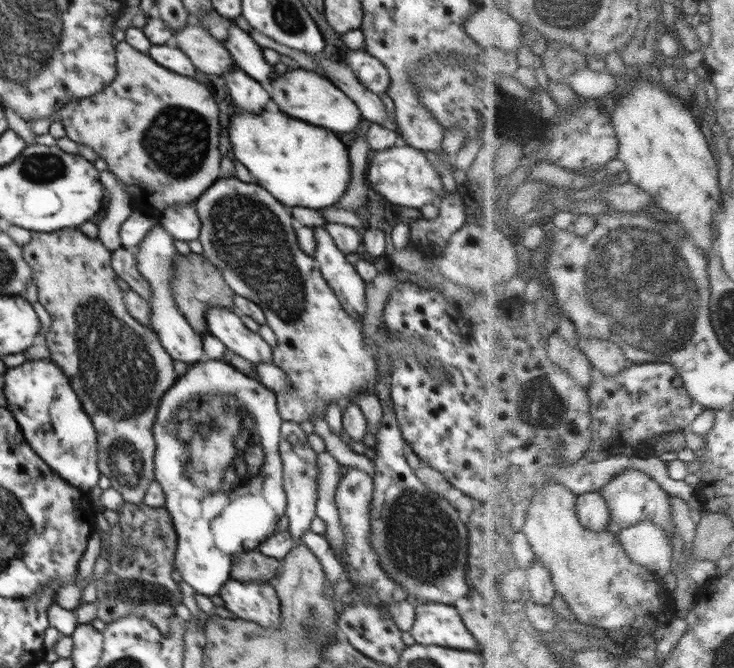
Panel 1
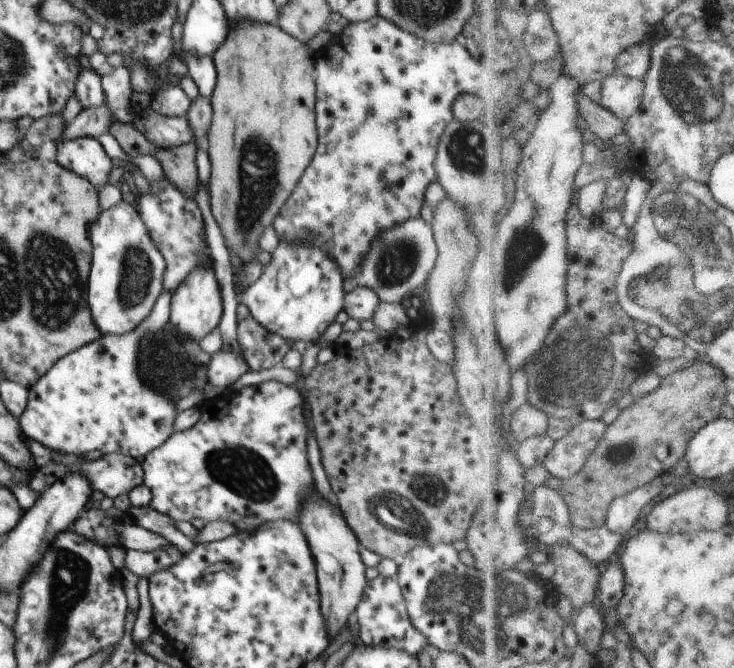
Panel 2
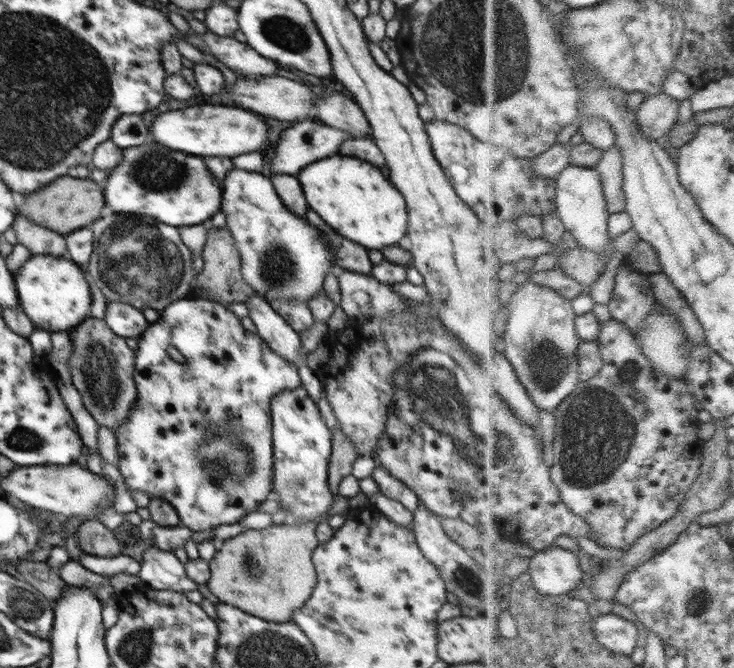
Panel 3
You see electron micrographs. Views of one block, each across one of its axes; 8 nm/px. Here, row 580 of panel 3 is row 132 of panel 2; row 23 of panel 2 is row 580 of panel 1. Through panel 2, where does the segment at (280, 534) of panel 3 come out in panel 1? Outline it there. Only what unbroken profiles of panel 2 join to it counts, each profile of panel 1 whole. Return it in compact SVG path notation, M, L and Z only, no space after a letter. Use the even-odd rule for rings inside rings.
M252 549L234 555L230 574L232 579L238 581L268 581L280 576L279 566L278 559L264 556L257 549Z

